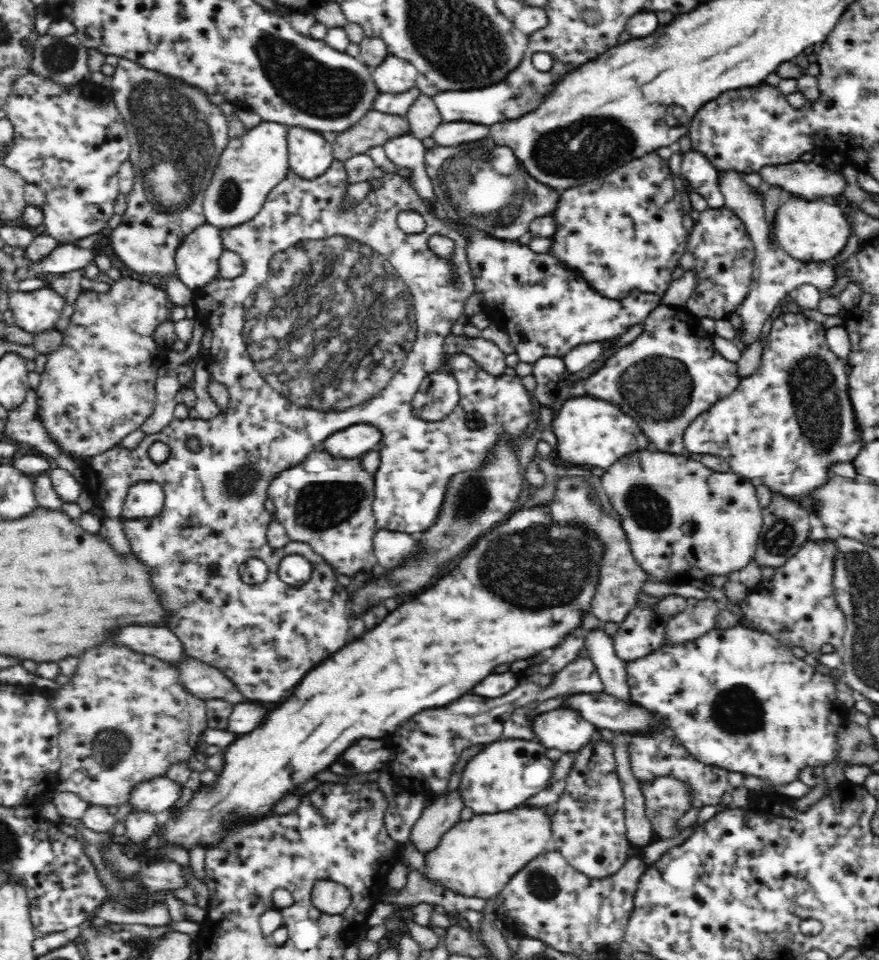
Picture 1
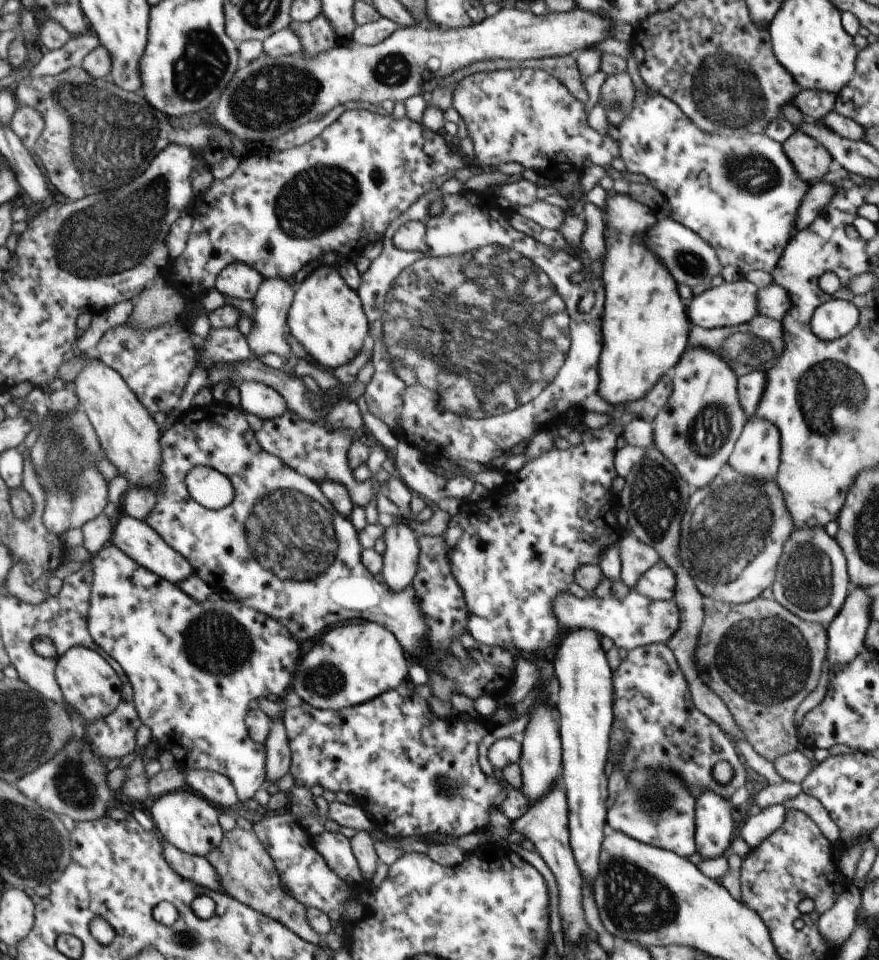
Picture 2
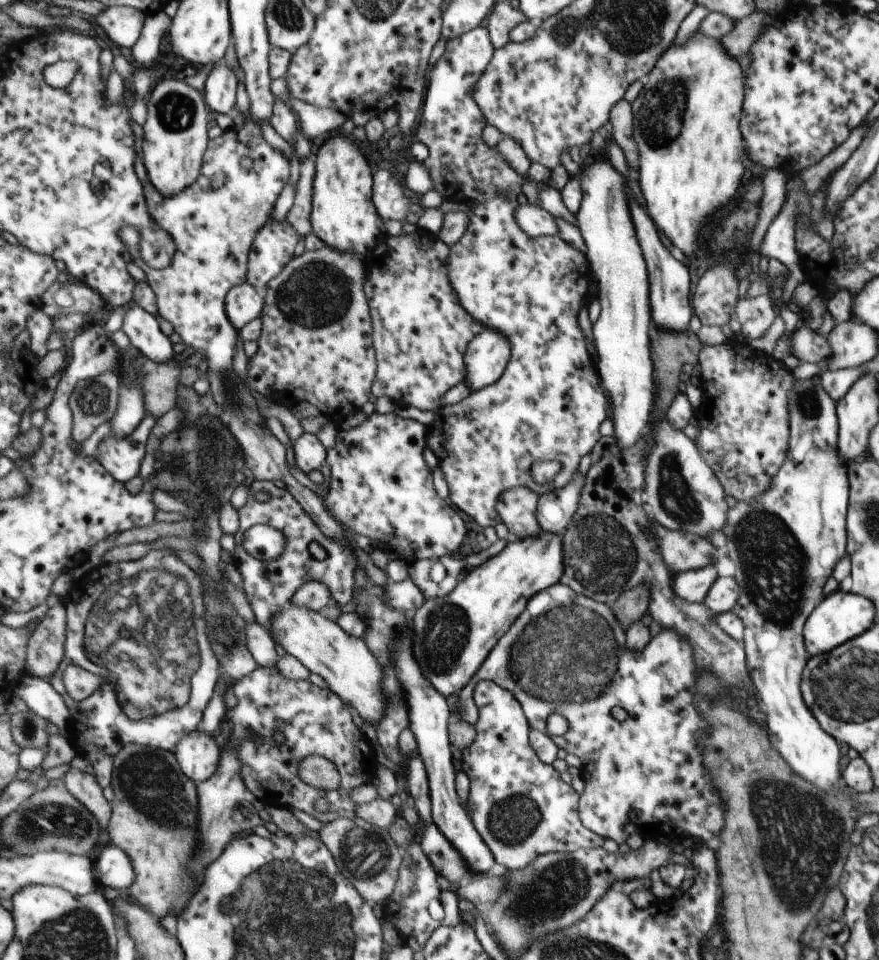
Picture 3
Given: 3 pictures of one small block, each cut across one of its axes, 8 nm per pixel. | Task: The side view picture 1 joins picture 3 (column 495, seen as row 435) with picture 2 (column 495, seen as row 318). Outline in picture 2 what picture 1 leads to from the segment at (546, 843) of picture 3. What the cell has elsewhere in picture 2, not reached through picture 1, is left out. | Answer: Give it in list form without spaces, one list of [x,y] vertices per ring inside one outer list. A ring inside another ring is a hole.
[[[409,679],[398,685],[396,689],[386,691],[380,697],[365,702],[364,705],[348,707],[344,710],[319,709],[308,702],[300,707],[287,708],[284,719],[289,730],[291,747],[293,748],[291,773],[295,778],[296,786],[309,789],[321,786],[324,790],[332,790],[335,793],[347,792],[348,794],[354,794],[359,806],[362,806],[367,813],[371,814],[373,830],[390,834],[390,836],[396,838],[406,838],[406,836],[408,838],[410,836],[424,837],[430,833],[461,837],[462,835],[476,833],[488,828],[488,822],[490,822],[488,818],[490,818],[492,808],[498,808],[505,802],[510,786],[508,784],[504,786],[496,776],[486,776],[480,770],[478,747],[480,746],[480,740],[482,740],[482,721],[473,719],[472,721],[462,722],[455,715],[450,715],[446,718],[437,717],[430,711],[427,701],[416,696],[408,688],[408,682],[410,682]]]

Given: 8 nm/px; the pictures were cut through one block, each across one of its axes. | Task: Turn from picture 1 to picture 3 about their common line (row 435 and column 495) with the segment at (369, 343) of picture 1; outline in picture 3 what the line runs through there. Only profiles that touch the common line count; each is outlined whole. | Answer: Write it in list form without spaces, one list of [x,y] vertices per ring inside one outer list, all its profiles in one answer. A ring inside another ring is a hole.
[[[476,27],[445,42],[444,53],[427,76],[426,99],[416,130],[418,142],[429,150],[429,156],[422,164],[430,172],[434,184],[432,190],[443,197],[446,194],[442,194],[442,190],[452,190],[450,196],[472,196],[472,202],[476,204],[476,208],[471,208],[467,214],[468,226],[462,238],[450,247],[450,256],[446,260],[453,288],[470,315],[478,318],[478,322],[484,322],[485,328],[500,330],[513,343],[513,356],[505,373],[494,384],[470,393],[460,402],[450,407],[436,408],[425,438],[426,447],[439,460],[440,472],[448,483],[450,500],[483,527],[500,524],[501,515],[497,513],[497,505],[506,490],[528,486],[541,496],[568,485],[576,476],[580,460],[593,452],[601,440],[598,428],[607,419],[606,398],[576,322],[576,310],[580,310],[580,304],[588,292],[589,257],[560,236],[530,238],[518,226],[517,210],[520,203],[516,196],[522,194],[523,184],[530,182],[528,173],[518,174],[510,162],[498,154],[497,146],[486,146],[482,142],[485,118],[473,98],[473,88],[482,78],[494,50],[488,29],[484,27]],[[538,460],[561,464],[560,472],[552,482],[534,482],[530,468]]]

